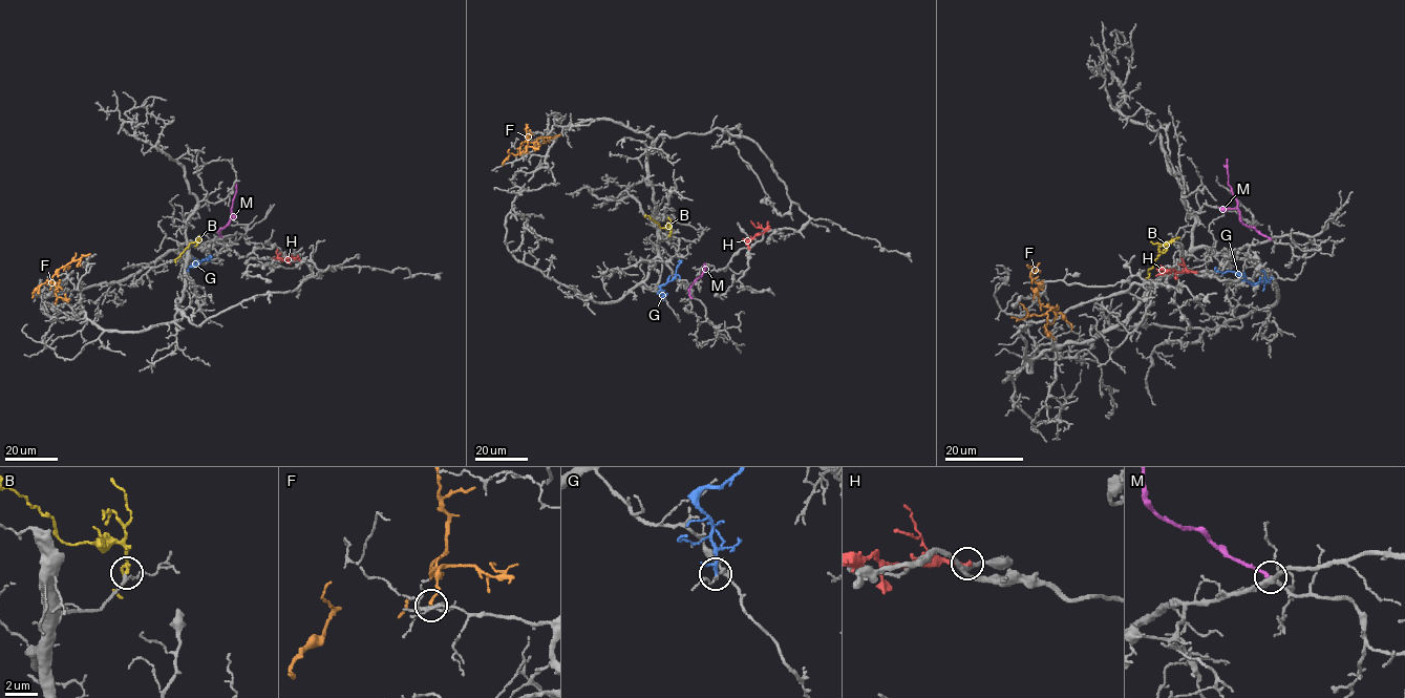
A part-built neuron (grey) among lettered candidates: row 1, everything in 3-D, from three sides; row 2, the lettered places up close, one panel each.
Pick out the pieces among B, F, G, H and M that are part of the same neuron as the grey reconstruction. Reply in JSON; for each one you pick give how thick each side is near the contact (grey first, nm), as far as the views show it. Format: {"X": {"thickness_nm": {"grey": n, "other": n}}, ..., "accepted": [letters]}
{"accepted": []}

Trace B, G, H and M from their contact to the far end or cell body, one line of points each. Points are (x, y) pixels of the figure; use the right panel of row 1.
B: (1173, 240), (1166, 245), (1146, 278)
G: (1272, 277), (1252, 283), (1242, 274), (1222, 273), (1216, 268)
H: (1196, 272), (1173, 269), (1156, 276)
M: (1271, 238), (1241, 221), (1237, 199), (1229, 184), (1228, 159)

